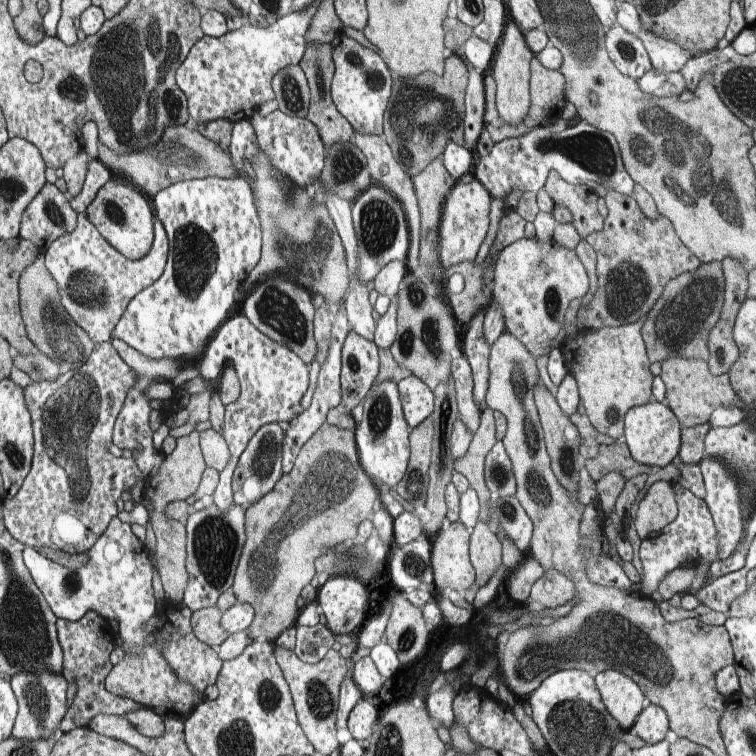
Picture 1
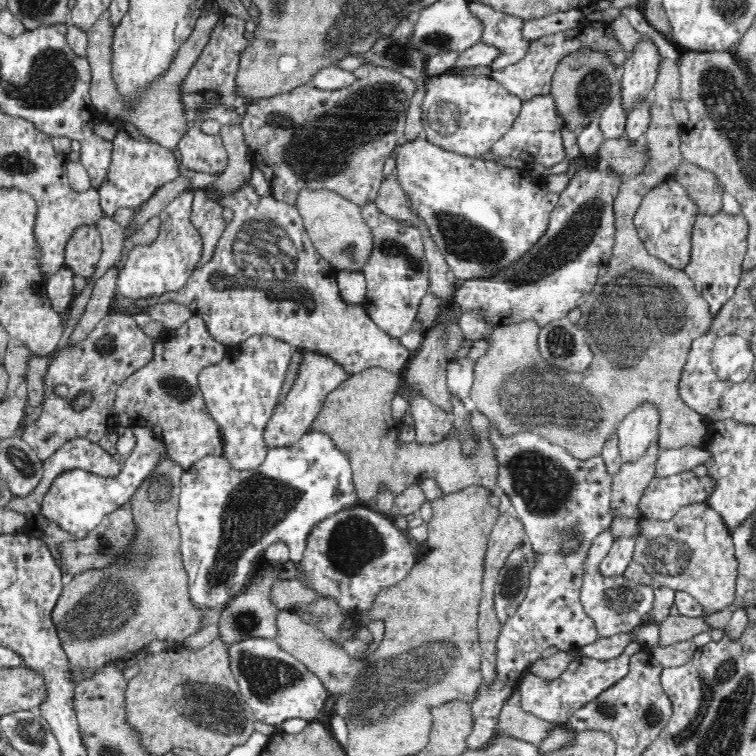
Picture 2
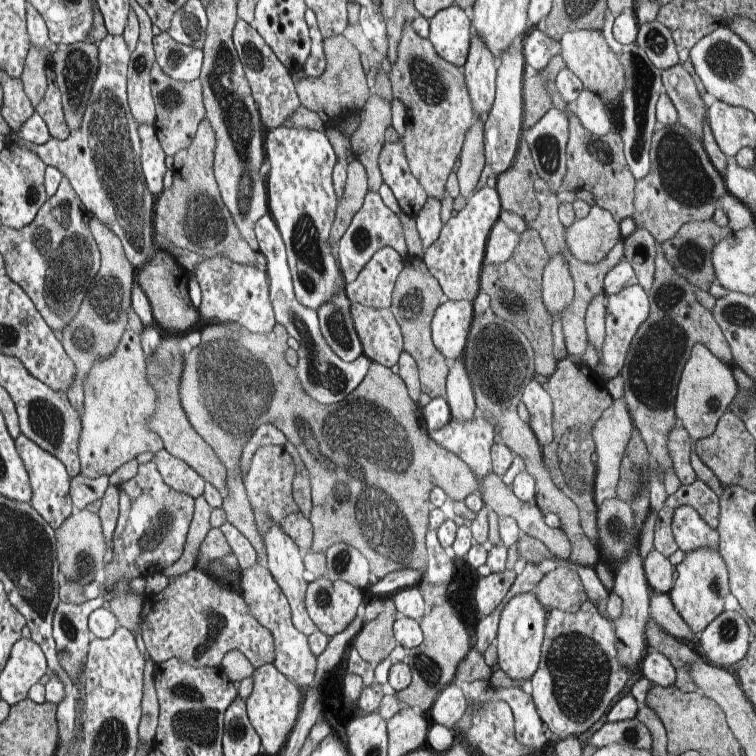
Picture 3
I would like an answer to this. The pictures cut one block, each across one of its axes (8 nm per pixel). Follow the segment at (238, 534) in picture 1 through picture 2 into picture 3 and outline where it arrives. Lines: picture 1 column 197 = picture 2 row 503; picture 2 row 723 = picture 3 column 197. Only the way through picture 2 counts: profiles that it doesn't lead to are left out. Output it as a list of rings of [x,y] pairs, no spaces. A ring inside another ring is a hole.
[[[164,448],[154,453],[151,461],[159,470],[167,486],[175,492],[190,496],[192,499],[200,497],[206,484],[188,464],[171,456]]]

